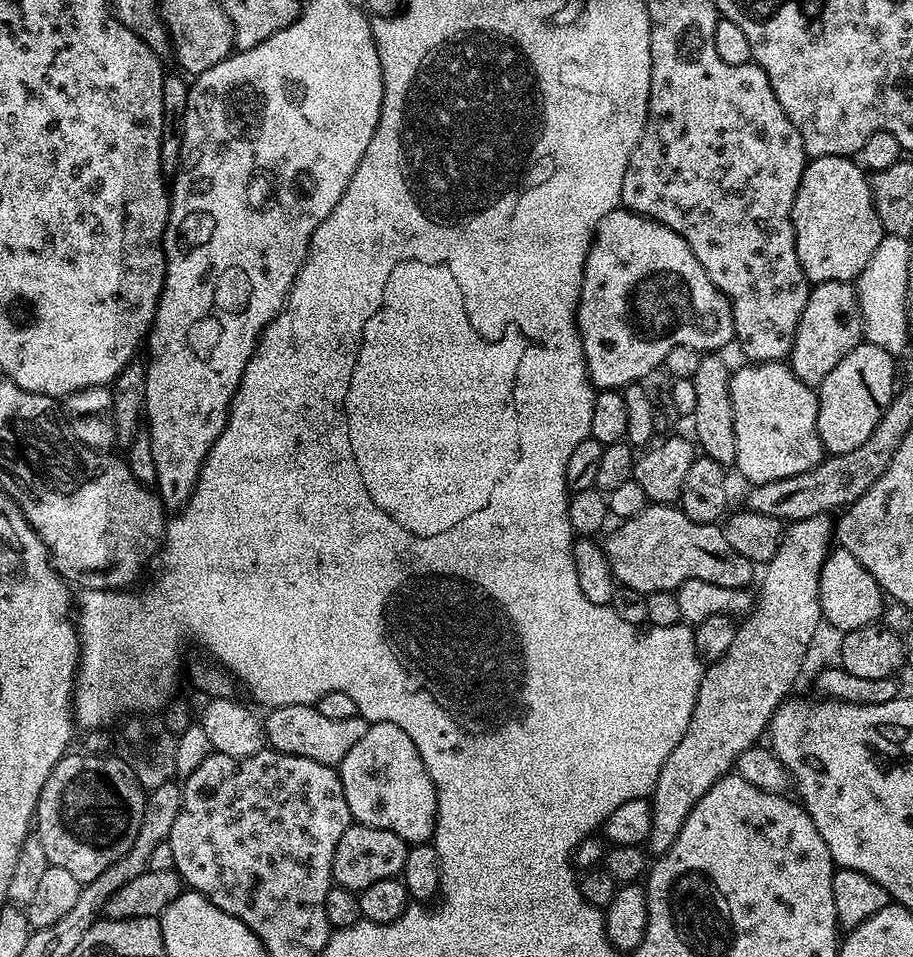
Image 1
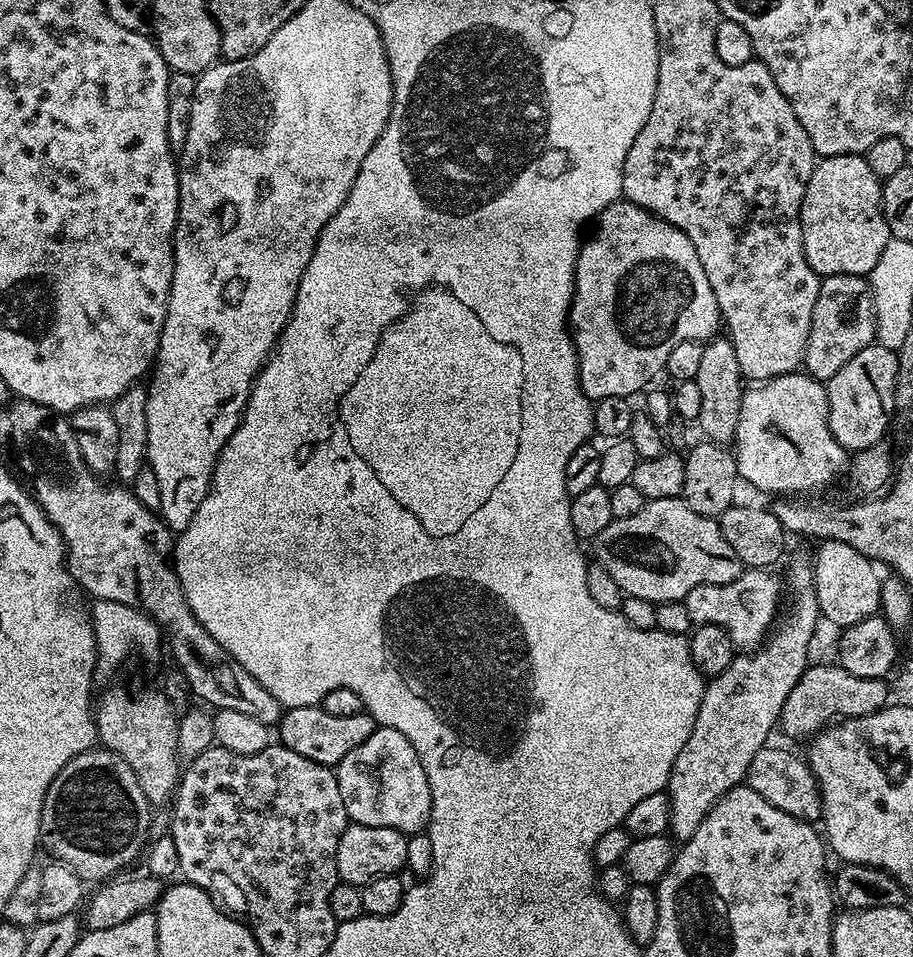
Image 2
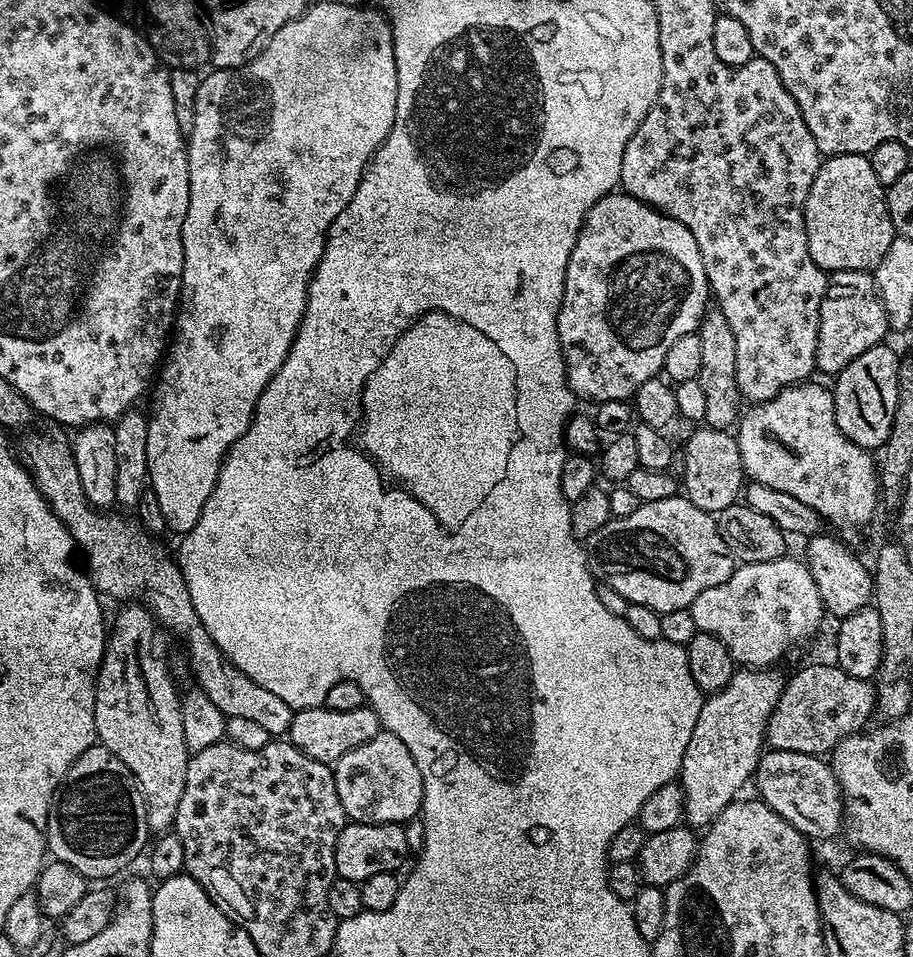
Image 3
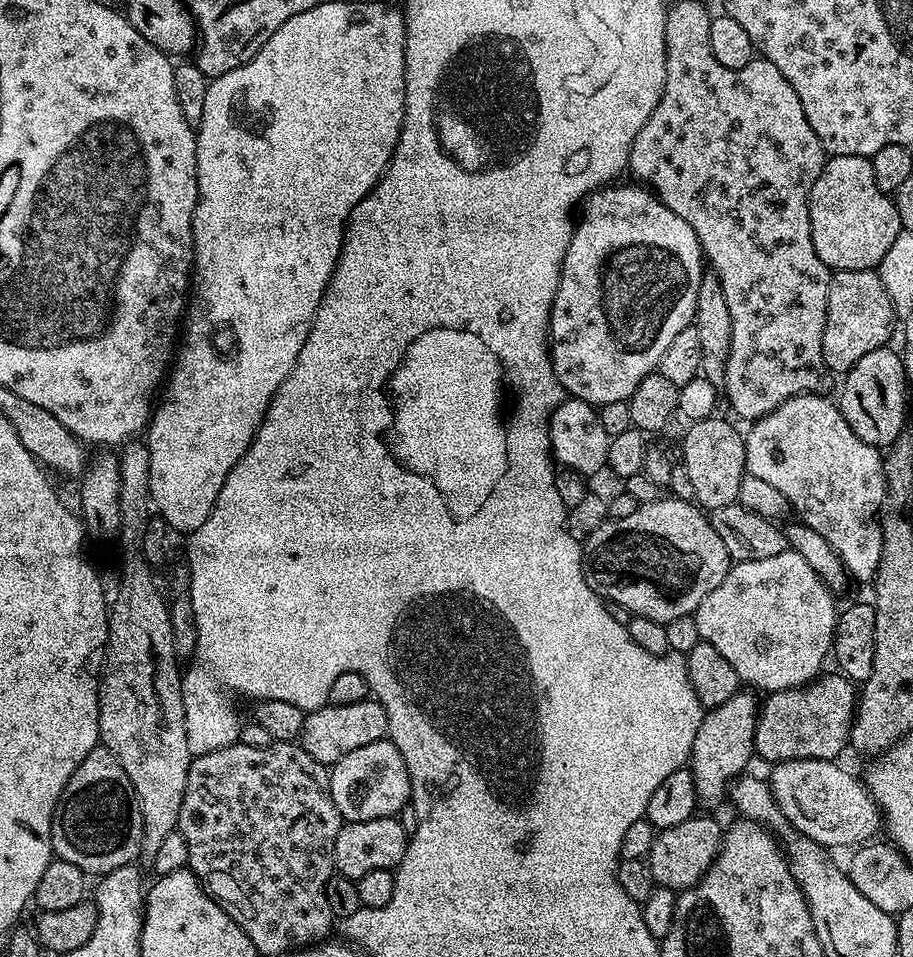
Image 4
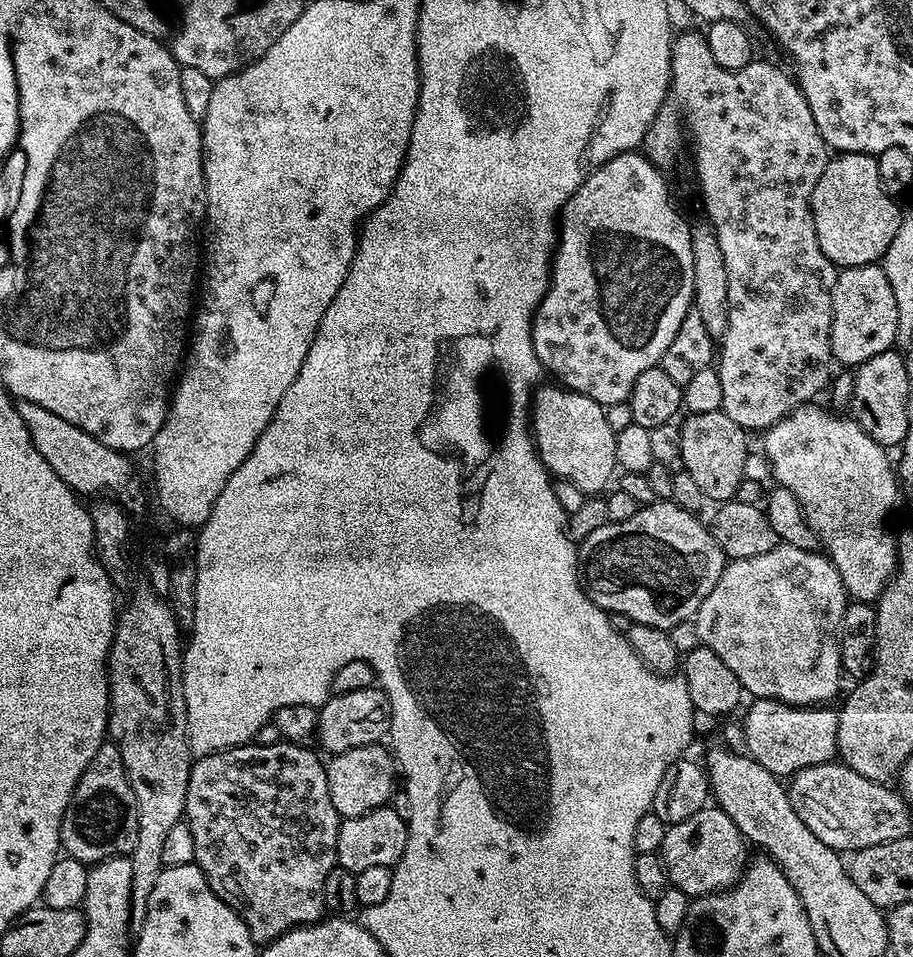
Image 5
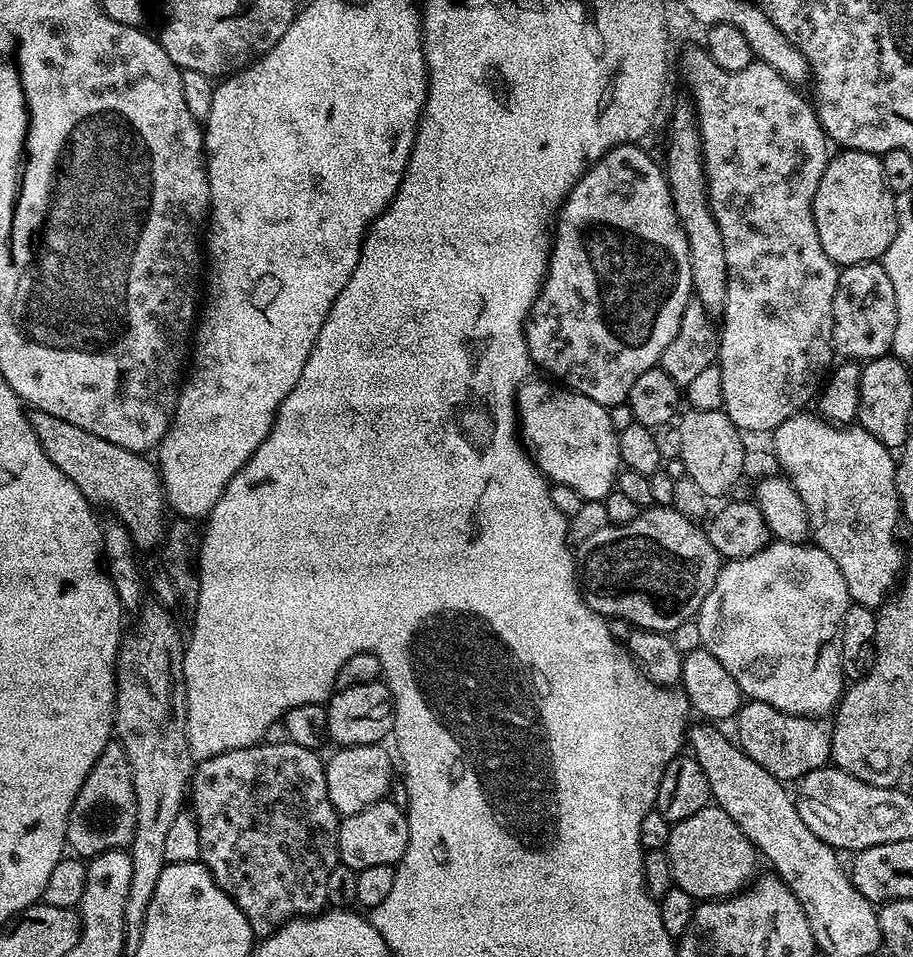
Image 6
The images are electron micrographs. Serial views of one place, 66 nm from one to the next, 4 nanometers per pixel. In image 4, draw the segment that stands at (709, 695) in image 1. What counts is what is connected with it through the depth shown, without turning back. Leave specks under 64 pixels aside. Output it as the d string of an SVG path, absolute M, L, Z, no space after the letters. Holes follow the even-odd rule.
M748 690L736 692L734 698L722 702L722 706L707 709L704 721L698 726L690 767L696 787L696 799L701 805L716 804L723 796L725 799L730 782L735 781L747 769L744 767L754 760L758 700L751 695L755 696Z

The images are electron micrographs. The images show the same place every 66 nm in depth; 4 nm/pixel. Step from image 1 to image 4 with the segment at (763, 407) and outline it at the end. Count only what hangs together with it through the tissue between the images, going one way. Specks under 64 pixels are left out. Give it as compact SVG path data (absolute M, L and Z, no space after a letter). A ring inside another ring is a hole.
M805 394L790 398L749 427L752 429L746 432L744 441L746 472L762 478L786 496L791 507L804 515L801 517L806 518L810 530L822 534L822 538L830 542L853 581L872 582L876 579L878 562L882 558L883 538L877 516L884 500L884 456L881 449L862 442L862 438L850 430L839 407L820 395Z

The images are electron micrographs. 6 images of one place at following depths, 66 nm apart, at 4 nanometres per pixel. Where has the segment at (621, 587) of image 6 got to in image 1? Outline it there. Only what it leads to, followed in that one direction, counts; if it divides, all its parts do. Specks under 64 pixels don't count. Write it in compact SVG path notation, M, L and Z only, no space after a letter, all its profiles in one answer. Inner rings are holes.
M649 503L637 516L617 525L602 547L615 579L623 587L647 594L671 592L687 580L714 582L714 586L727 588L751 585L754 566L726 542L723 527L696 524L679 506Z

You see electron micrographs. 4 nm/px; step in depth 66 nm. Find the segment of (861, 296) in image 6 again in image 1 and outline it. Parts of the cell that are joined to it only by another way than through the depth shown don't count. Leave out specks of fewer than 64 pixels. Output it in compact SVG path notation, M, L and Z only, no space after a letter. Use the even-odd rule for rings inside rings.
M849 281L822 282L809 291L806 310L796 327L790 367L802 382L818 386L864 340L864 319L860 313L860 298Z

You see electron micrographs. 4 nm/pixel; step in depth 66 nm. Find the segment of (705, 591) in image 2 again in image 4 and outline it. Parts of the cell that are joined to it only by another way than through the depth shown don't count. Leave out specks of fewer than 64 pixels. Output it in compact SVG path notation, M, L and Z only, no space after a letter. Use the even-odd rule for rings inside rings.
M789 550L774 554L774 558L733 563L726 578L722 578L722 586L714 586L714 590L702 598L694 615L700 639L714 646L714 650L718 650L718 654L734 666L734 674L738 674L749 689L761 688L761 693L767 694L787 688L802 688L821 675L820 667L824 659L829 659L832 635L836 632L836 600L837 597L825 586L822 578L806 563L806 558Z

